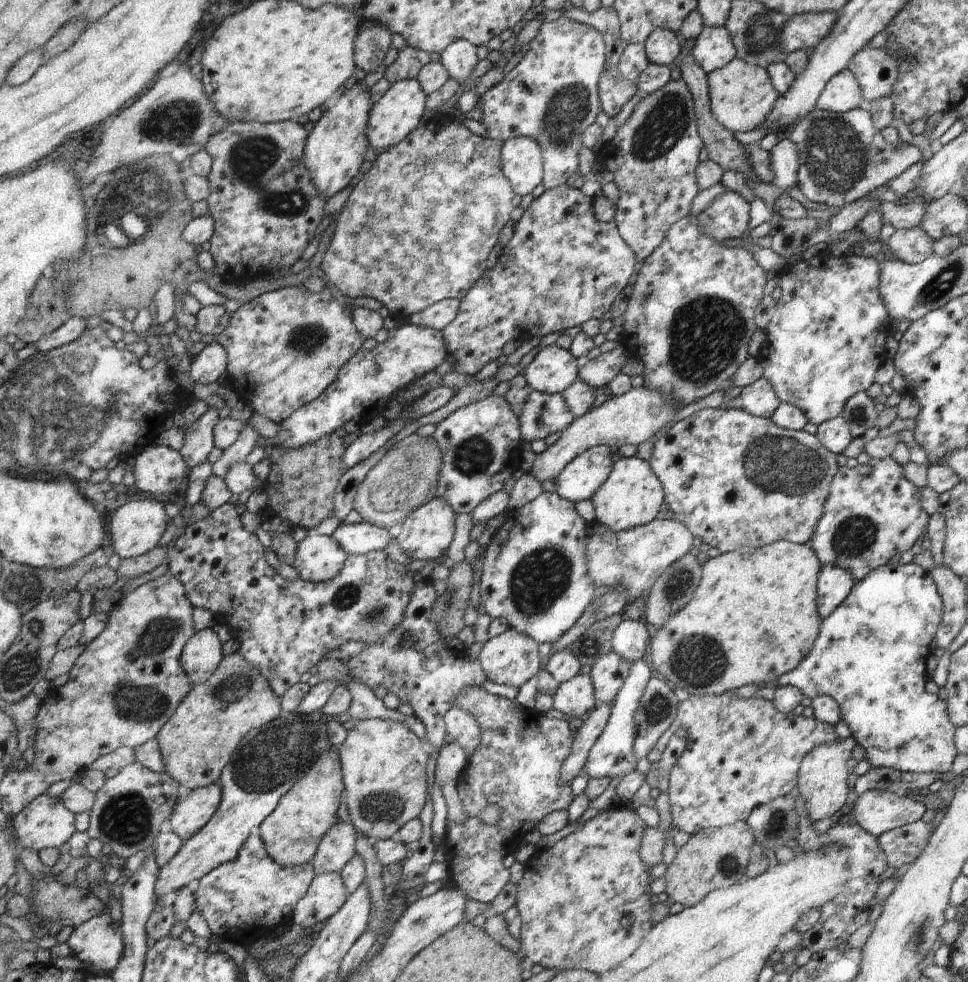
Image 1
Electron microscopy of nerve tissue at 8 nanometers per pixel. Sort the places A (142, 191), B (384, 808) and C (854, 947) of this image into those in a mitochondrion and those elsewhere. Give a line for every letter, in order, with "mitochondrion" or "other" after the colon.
A: mitochondrion
B: mitochondrion
C: other

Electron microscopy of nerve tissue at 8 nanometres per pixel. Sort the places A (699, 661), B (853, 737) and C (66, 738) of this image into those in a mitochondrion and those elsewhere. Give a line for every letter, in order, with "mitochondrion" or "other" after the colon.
A: mitochondrion
B: other
C: other

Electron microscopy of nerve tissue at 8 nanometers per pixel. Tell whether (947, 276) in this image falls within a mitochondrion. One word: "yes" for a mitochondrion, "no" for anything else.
yes

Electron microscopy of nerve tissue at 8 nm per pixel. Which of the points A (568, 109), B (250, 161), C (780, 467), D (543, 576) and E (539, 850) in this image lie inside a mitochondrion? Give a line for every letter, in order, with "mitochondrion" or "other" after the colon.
A: mitochondrion
B: mitochondrion
C: mitochondrion
D: mitochondrion
E: other

